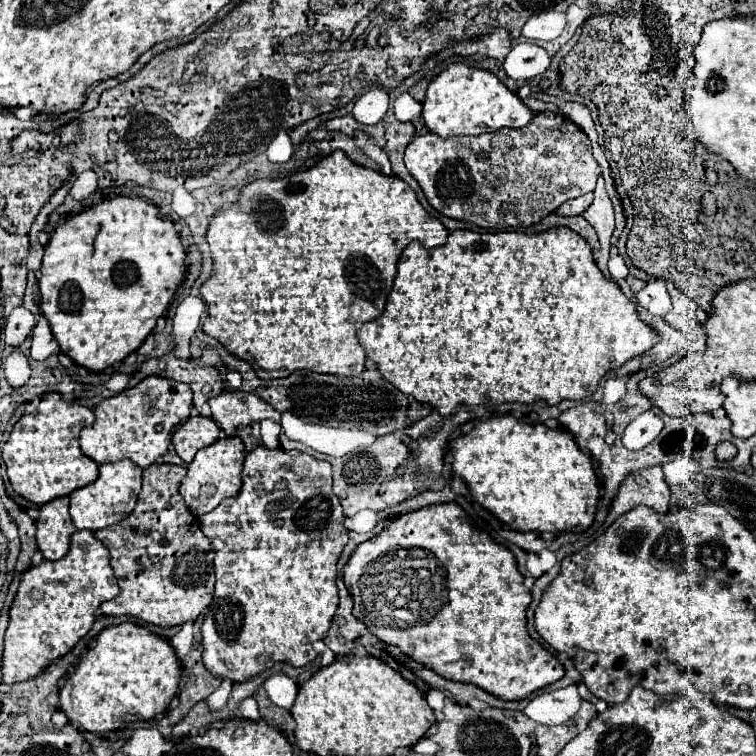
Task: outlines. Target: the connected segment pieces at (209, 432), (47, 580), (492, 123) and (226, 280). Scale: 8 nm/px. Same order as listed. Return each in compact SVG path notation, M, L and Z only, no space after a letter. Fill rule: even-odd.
M189 417L173 435L173 447L177 451L177 455L185 461L191 463L193 455L215 443L221 437L221 429L217 427L217 423L211 417Z
M75 531L71 535L69 553L63 559L43 561L21 573L21 583L9 609L1 681L11 685L31 679L51 661L69 653L91 629L97 607L117 595L119 585L111 567L109 549L105 549L93 531Z
M451 63L427 87L423 113L427 129L439 137L481 135L501 127L523 127L533 119L533 111L501 83L493 73L467 63Z
M333 151L325 159L317 161L311 169L293 173L291 177L259 179L259 181L247 183L245 187L239 189L239 199L235 203L219 209L211 217L211 223L207 229L207 243L211 247L211 255L213 255L213 269L211 269L209 279L199 289L201 299L207 303L207 317L201 325L201 329L207 335L215 337L221 345L225 345L225 349L229 353L251 363L251 367L255 369L255 373L261 379L285 377L299 369L309 369L315 373L331 373L331 375L341 375L341 377L359 375L365 369L365 351L357 341L357 329L365 321L375 319L385 309L385 301L387 301L387 295L389 295L389 291L393 287L393 279L395 279L395 263L397 263L401 251L415 239L421 241L423 247L429 247L429 249L439 247L445 243L447 235L449 235L449 231L443 227L443 223L437 217L425 213L425 209L417 201L417 195L403 179L389 177L379 171L361 167L361 165L353 163L343 151Z

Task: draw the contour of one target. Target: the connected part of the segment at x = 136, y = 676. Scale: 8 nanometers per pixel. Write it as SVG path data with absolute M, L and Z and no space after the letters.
M131 621L105 627L97 635L95 647L91 647L69 671L71 673L63 679L63 685L59 689L59 711L69 717L71 725L91 733L113 731L135 719L155 719L169 707L169 701L175 697L181 681L181 663L171 645Z

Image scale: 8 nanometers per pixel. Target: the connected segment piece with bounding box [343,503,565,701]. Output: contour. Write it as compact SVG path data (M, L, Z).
M441 503L441 505L427 505L415 511L407 511L403 515L399 515L397 519L391 521L391 525L387 529L383 529L379 535L367 539L365 543L359 543L357 549L353 551L353 555L349 557L347 565L343 567L343 579L345 585L353 597L353 615L365 623L365 627L383 643L387 645L397 645L405 655L409 655L413 661L425 663L425 667L433 669L437 675L445 677L445 679L453 679L453 681L461 681L461 683L473 683L481 689L485 689L491 695L497 695L501 699L507 701L515 701L515 699L525 699L529 697L533 691L543 689L555 681L559 681L565 671L563 665L557 661L555 655L551 655L545 647L541 647L527 631L527 619L525 619L525 611L531 603L531 593L529 589L525 589L523 585L523 575L517 569L517 561L513 557L513 553L491 538L485 531L479 529L474 523L469 521L469 515L463 511L463 507L459 503Z

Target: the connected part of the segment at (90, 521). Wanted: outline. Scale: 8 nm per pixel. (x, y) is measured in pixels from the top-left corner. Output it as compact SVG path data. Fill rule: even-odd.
M121 459L115 463L105 463L99 465L99 477L97 481L73 491L69 513L73 519L73 525L77 529L103 529L109 525L119 523L125 515L129 515L135 507L137 495L141 491L141 481L143 481L143 471L139 465L135 465L131 459Z

